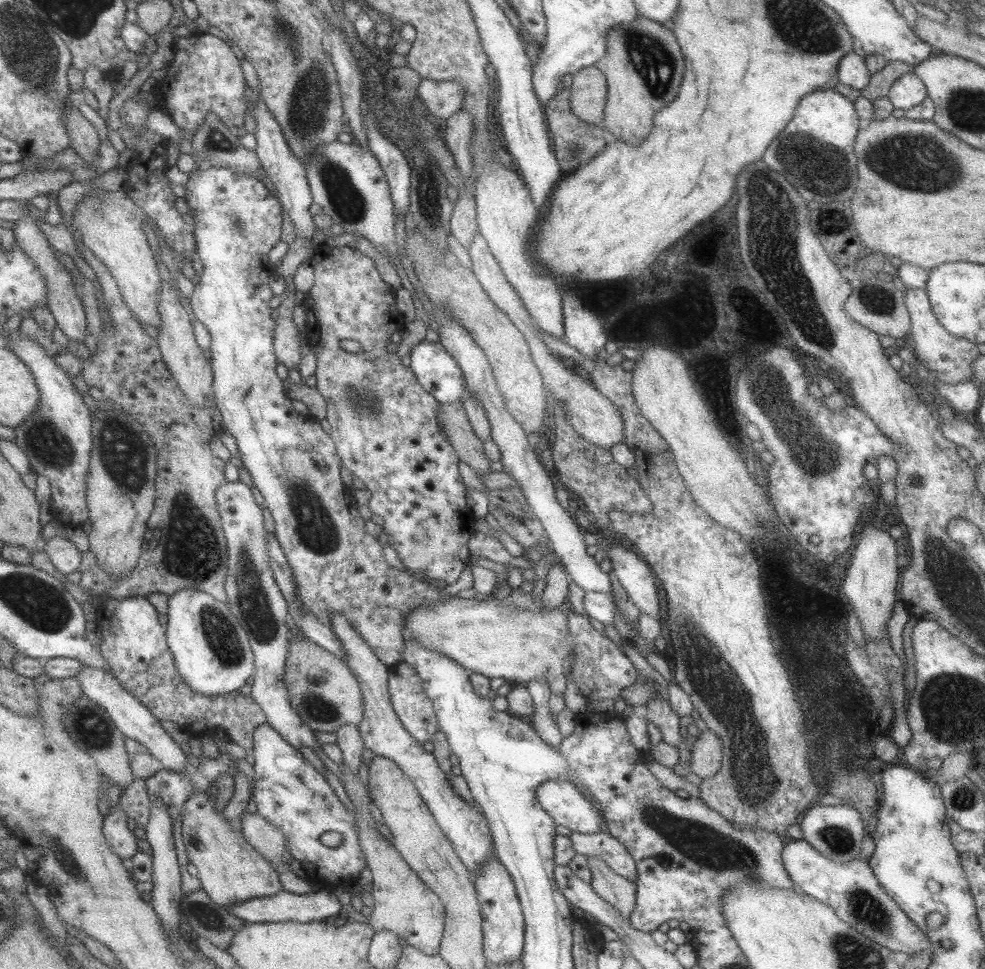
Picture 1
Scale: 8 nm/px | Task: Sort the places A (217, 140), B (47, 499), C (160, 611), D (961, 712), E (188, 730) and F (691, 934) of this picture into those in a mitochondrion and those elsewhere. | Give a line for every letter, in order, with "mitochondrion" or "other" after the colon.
A: mitochondrion
B: other
C: other
D: mitochondrion
E: other
F: other

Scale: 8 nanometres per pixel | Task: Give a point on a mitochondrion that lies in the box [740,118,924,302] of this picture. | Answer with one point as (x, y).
(806, 163)

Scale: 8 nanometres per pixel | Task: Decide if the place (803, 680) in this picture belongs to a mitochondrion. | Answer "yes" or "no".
no

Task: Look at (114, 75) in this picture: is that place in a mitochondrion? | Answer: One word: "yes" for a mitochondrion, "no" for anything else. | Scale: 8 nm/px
no

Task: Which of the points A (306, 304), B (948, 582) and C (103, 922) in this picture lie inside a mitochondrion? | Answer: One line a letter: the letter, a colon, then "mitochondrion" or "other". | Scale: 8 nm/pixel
A: other
B: mitochondrion
C: other

